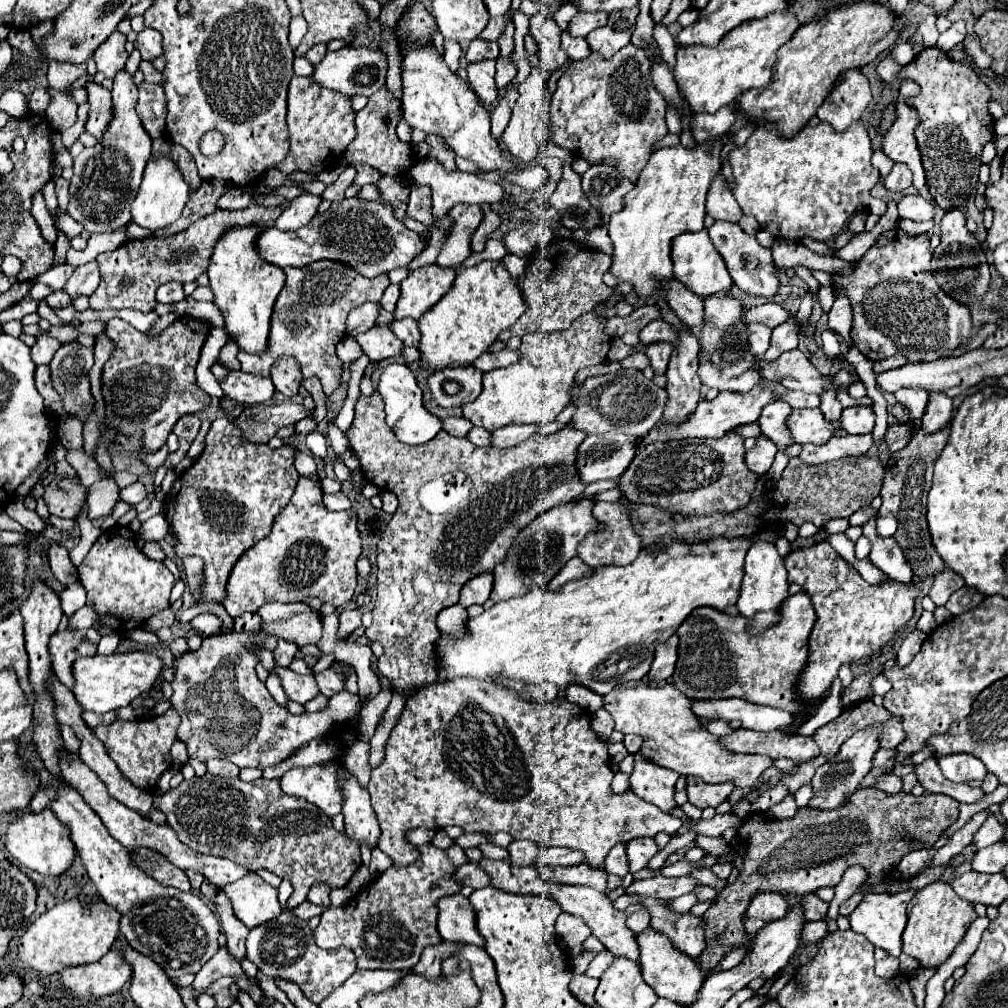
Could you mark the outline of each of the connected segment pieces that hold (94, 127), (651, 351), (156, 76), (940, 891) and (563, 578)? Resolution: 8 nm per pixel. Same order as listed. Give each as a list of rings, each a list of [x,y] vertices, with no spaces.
[[[88,82],[86,90],[88,90],[88,104],[90,104],[86,130],[100,140],[102,134],[106,132],[106,126],[110,124],[110,120],[114,116],[112,96],[110,96],[110,90],[102,88],[96,82]]]
[[[656,342],[656,344],[648,344],[646,346],[646,356],[650,358],[650,366],[654,370],[654,374],[664,374],[670,354],[672,354],[672,344],[670,342]]]
[[[140,62],[140,70],[144,72],[146,82],[158,82],[162,84],[162,72],[158,72],[150,62]]]
[[[938,880],[916,892],[908,906],[908,924],[904,930],[902,952],[916,958],[920,968],[938,968],[950,958],[954,948],[962,942],[968,926],[978,914],[972,904],[962,900],[946,882]]]
[[[574,556],[572,560],[568,560],[566,564],[564,564],[564,568],[548,582],[548,590],[560,590],[566,582],[570,582],[570,580],[578,580],[580,576],[588,576],[588,574],[592,574],[592,568],[588,568],[578,556]]]

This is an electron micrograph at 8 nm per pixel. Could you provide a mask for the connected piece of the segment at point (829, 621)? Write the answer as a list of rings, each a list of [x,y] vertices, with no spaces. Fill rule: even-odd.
[[[828,542],[794,550],[784,558],[788,570],[788,582],[800,584],[802,590],[812,598],[818,620],[810,634],[810,658],[804,672],[798,678],[798,696],[808,704],[816,704],[824,698],[838,668],[848,662],[860,662],[880,654],[882,648],[894,638],[896,630],[906,626],[914,614],[914,600],[920,594],[916,582],[904,584],[896,580],[882,580],[880,584],[868,584]]]

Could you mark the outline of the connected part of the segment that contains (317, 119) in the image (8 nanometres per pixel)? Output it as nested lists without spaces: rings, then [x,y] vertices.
[[[294,76],[290,82],[290,90],[288,90],[288,130],[290,130],[290,152],[286,156],[286,160],[282,160],[276,168],[284,174],[290,172],[308,172],[308,174],[318,174],[322,170],[326,170],[334,160],[338,160],[348,144],[354,140],[356,136],[356,126],[354,126],[354,118],[356,112],[352,110],[352,102],[350,96],[344,96],[336,90],[324,88],[320,84],[316,84],[312,78],[302,78],[302,76]]]

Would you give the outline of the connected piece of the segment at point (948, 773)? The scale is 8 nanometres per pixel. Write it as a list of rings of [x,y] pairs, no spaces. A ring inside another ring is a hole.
[[[946,756],[944,760],[938,760],[942,774],[952,780],[952,782],[972,782],[972,780],[984,780],[986,776],[986,768],[980,760],[976,760],[974,756]]]

